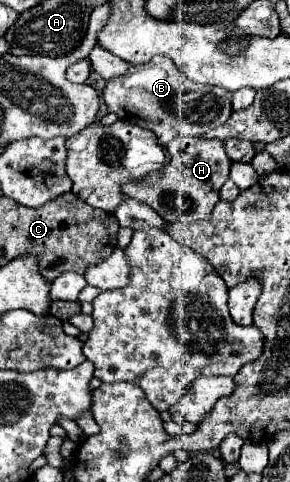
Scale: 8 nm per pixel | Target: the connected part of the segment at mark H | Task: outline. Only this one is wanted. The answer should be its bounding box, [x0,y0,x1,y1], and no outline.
[124,137,230,223]

